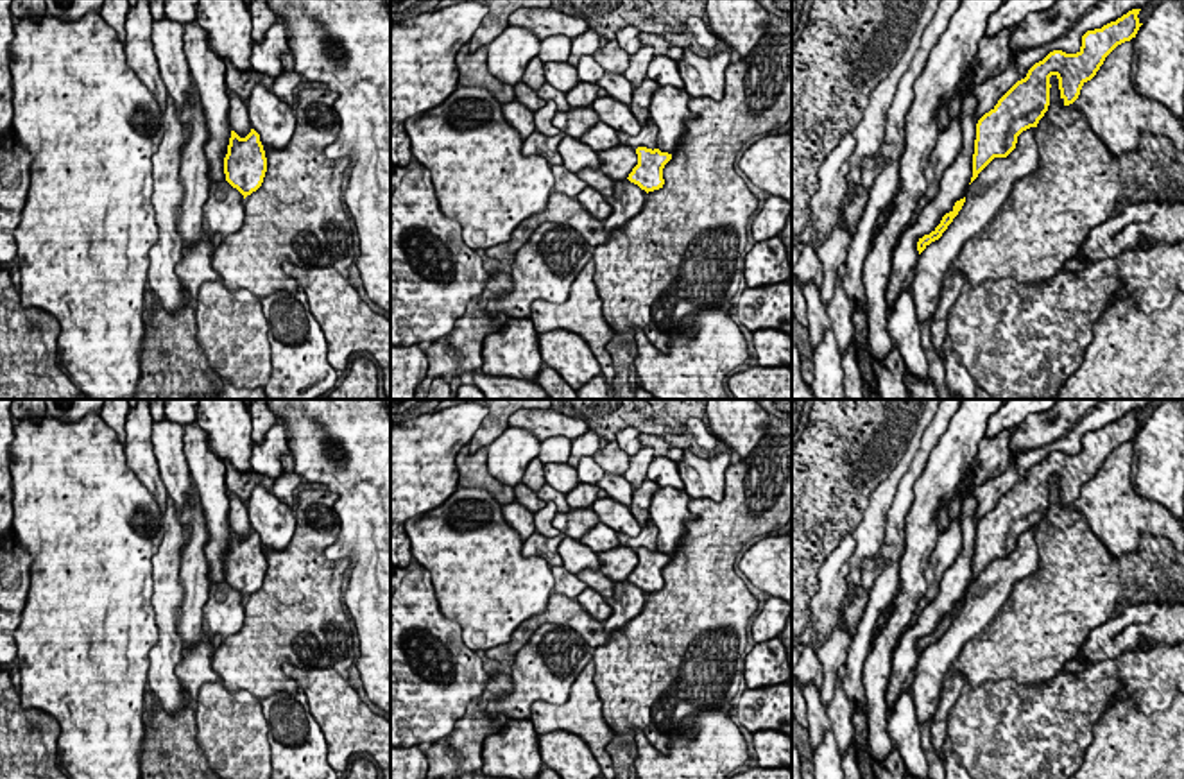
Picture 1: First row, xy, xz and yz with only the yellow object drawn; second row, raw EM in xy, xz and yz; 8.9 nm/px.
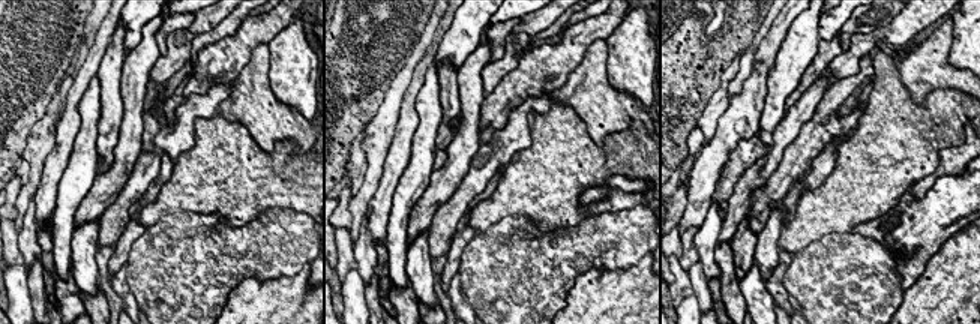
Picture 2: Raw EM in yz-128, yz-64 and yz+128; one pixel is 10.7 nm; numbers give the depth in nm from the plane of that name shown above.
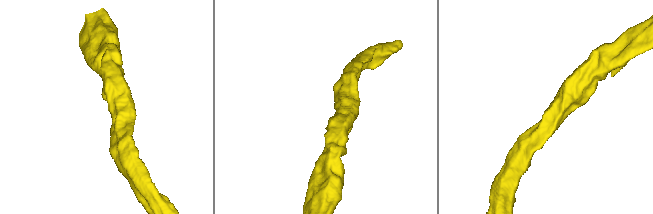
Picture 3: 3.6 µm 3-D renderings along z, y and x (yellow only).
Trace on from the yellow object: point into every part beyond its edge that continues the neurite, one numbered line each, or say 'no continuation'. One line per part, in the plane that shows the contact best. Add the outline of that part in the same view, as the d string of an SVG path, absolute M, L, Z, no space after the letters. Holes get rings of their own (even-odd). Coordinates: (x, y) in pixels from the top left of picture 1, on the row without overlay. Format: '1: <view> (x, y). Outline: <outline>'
no continuation

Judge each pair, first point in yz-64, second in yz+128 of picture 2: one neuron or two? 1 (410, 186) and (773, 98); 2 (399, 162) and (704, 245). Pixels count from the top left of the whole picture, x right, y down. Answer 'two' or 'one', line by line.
1: one
2: one

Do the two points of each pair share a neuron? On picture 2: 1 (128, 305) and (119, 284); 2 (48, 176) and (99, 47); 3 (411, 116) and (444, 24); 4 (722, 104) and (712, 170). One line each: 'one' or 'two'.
1: one
2: one
3: one
4: two

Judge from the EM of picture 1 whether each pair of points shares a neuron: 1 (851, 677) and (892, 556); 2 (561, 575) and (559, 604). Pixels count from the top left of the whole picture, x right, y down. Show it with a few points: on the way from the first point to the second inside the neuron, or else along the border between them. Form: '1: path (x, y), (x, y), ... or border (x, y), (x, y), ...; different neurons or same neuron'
1: path (858, 647), (885, 586); same neuron
2: border (554, 591), (575, 600); different neurons

